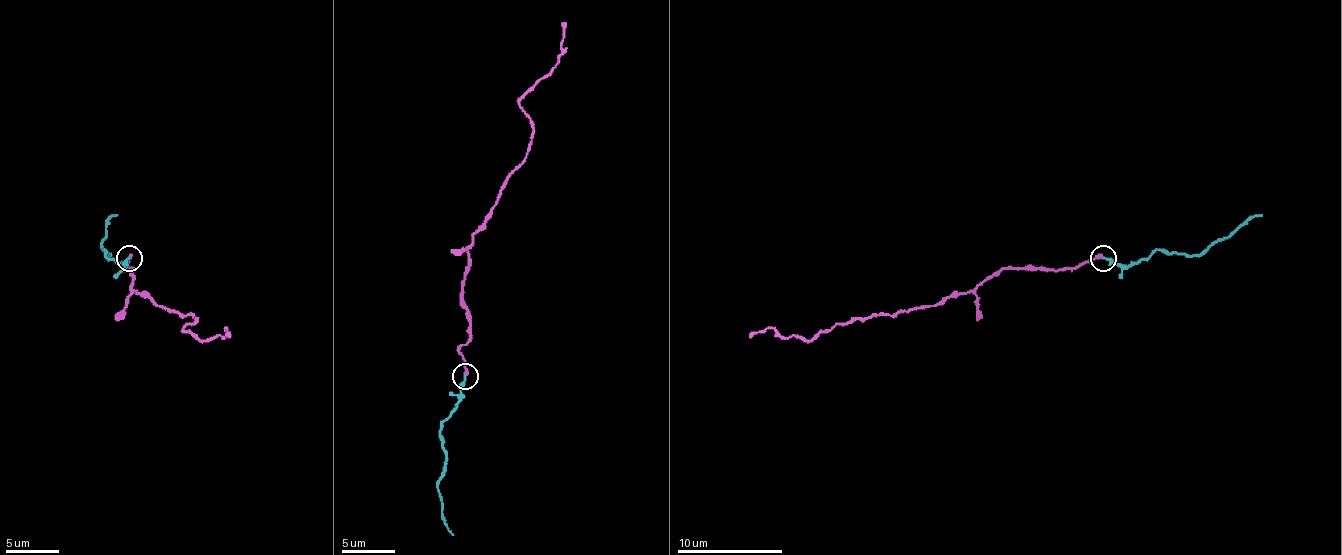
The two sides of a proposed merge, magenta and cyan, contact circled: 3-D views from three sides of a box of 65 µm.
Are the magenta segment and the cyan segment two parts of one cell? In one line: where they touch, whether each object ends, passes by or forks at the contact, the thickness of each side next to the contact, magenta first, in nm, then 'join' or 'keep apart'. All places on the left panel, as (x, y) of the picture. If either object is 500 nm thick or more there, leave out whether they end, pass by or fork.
(129, 258) | magenta ends | cyan ends | 260/240 nm | join

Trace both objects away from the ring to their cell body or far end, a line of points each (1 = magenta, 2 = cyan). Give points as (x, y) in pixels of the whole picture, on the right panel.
1: (1102, 257), (1055, 271), (1000, 268), (931, 305), (852, 318), (810, 339), (767, 329), (749, 337)
2: (1102, 257), (1132, 265), (1158, 249), (1179, 255), (1200, 255), (1261, 215)

